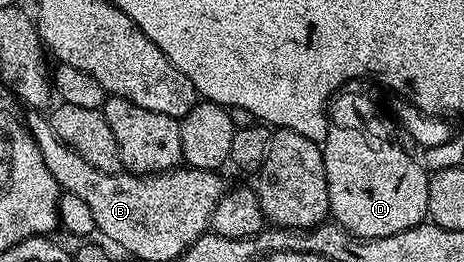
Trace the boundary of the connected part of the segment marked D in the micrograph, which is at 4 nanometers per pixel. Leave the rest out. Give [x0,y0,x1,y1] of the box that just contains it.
[321,91,428,239]

